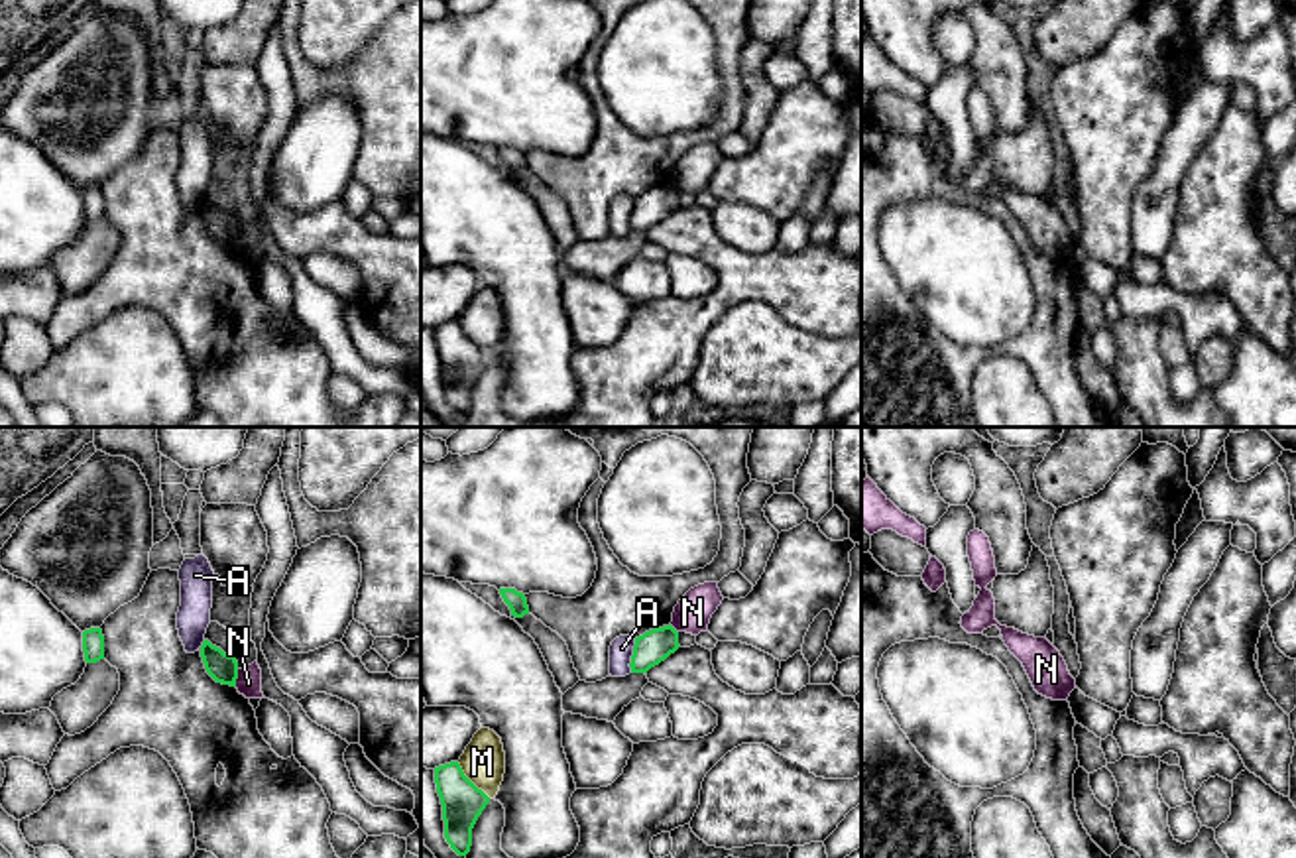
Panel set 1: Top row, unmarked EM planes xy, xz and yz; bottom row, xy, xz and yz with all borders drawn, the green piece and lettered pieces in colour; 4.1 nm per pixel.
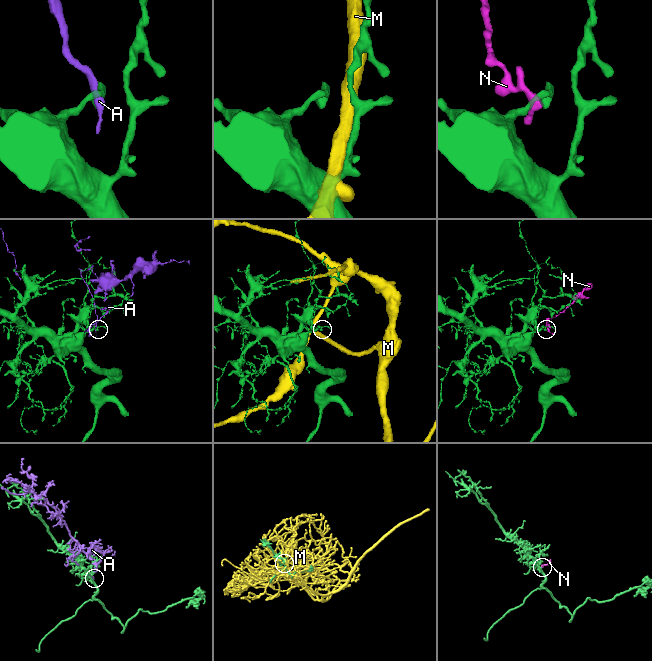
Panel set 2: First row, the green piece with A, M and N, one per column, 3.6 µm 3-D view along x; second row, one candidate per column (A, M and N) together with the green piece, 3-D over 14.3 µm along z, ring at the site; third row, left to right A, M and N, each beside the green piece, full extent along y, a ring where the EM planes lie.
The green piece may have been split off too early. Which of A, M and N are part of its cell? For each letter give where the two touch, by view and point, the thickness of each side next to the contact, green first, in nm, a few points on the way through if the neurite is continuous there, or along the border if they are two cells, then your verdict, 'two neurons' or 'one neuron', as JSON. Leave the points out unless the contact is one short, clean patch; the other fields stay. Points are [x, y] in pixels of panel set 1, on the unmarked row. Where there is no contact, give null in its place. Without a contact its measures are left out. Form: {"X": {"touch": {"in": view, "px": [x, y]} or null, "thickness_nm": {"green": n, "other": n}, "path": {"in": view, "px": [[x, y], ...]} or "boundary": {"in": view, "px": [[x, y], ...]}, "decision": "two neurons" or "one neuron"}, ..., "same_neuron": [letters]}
{"A": {"touch": {"in": "xz", "px": [632, 215]}, "thickness_nm": {"green": 140, "other": 100}, "decision": "two neurons"}, "M": {"touch": {"in": "xz", "px": [471, 341]}, "thickness_nm": {"green": 170, "other": 180}, "decision": "two neurons"}, "N": {"touch": {"in": "xy", "px": [236, 237]}, "thickness_nm": {"green": 120, "other": 110}, "boundary": {"in": "xy", "px": [[238, 229], [235, 245]]}, "decision": "two neurons"}, "same_neuron": []}

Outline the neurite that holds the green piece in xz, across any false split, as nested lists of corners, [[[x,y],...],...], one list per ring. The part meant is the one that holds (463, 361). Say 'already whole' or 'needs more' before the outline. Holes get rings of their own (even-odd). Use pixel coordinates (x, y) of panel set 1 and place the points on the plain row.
already whole; [[[458,321],[435,327],[435,342],[442,364],[444,398],[458,415],[466,415],[472,388],[490,356],[464,335]]]

